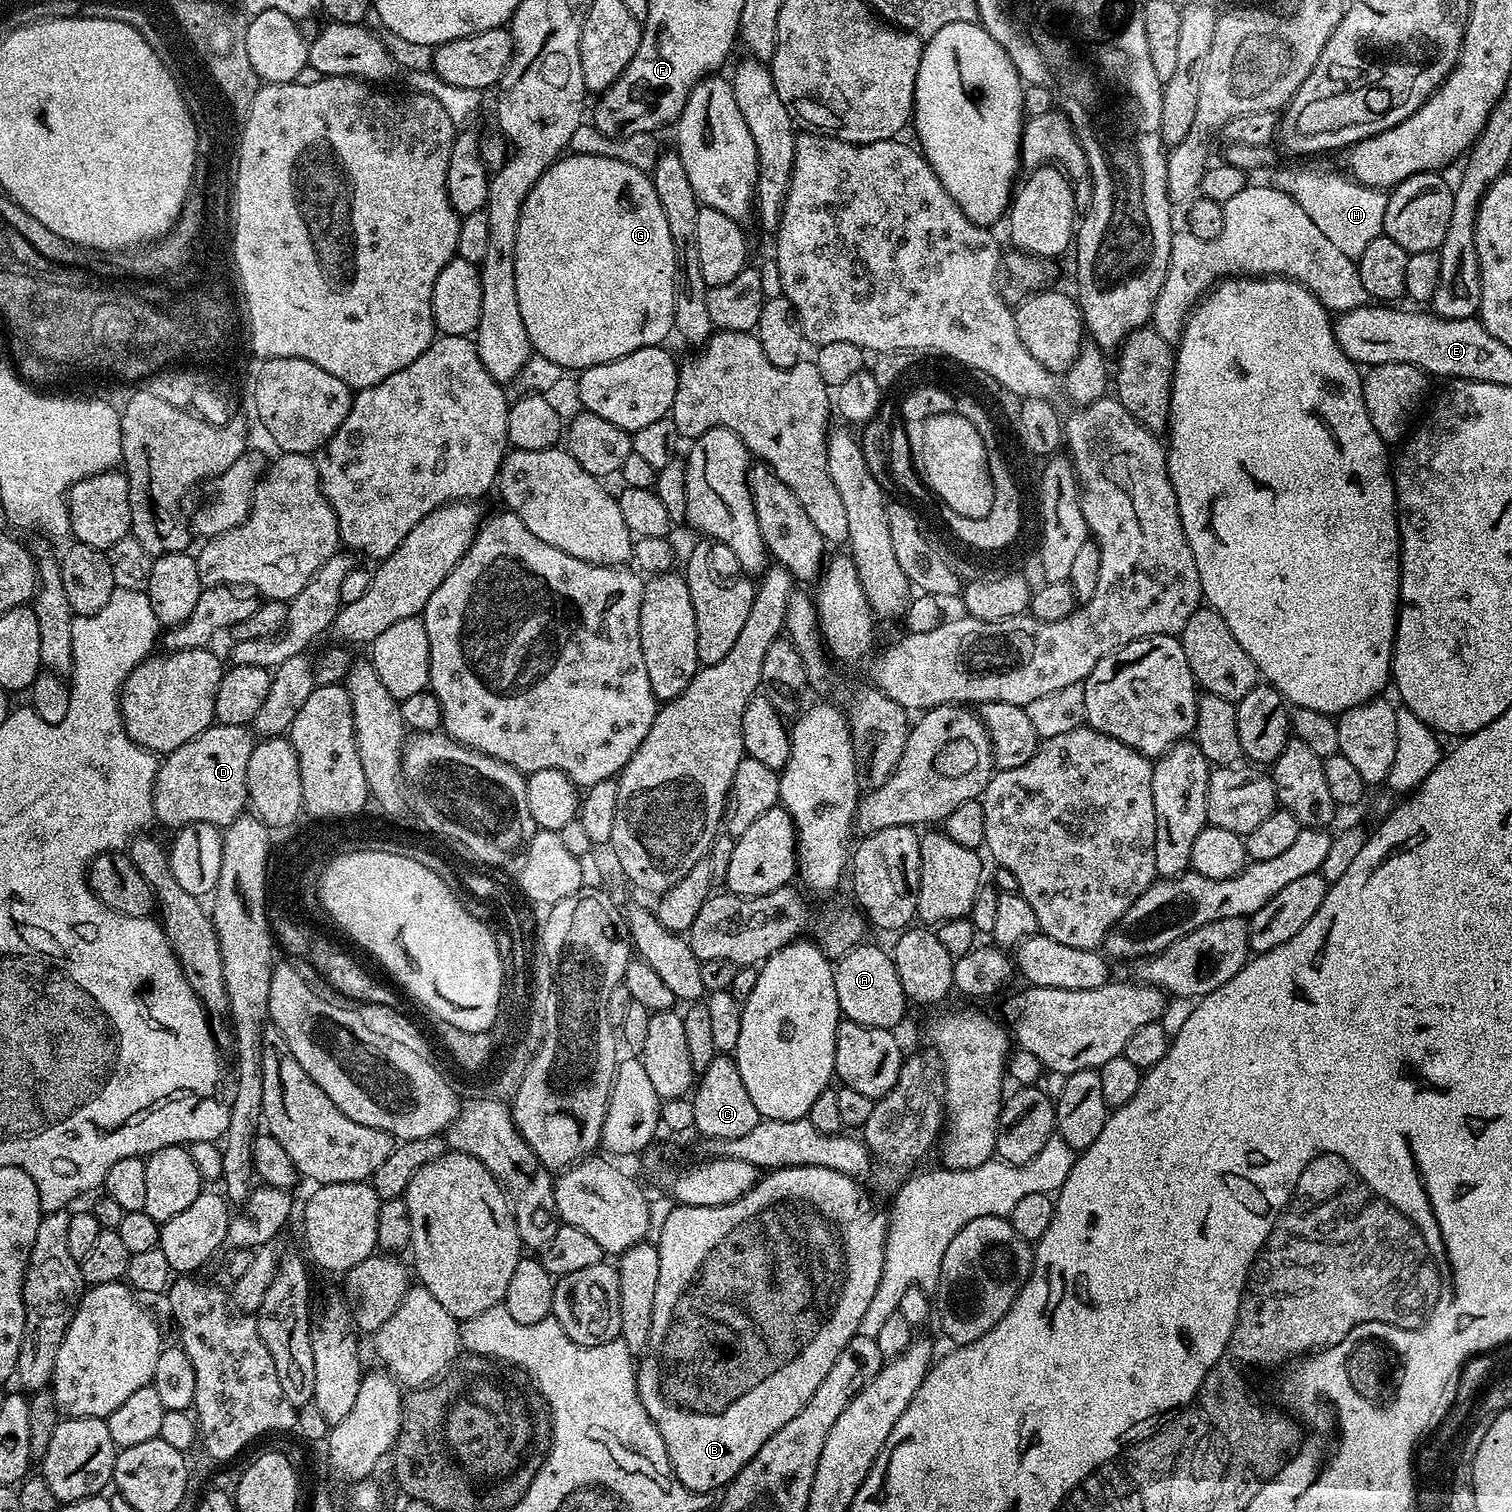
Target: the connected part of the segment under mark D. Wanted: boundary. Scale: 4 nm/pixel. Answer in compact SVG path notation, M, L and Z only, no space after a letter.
M216 722L190 742L178 746L178 750L167 753L157 767L156 782L152 785L155 819L169 824L172 830L194 822L217 826L234 823L249 803L246 768L253 745L253 733L245 725Z

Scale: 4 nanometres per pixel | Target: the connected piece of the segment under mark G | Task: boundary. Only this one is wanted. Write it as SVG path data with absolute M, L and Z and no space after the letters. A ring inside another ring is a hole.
M564 154L546 169L542 178L534 182L520 211L514 242L514 270L514 286L518 290L518 314L522 314L522 322L526 326L526 334L530 338L535 355L550 358L550 362L558 362L558 366L565 370L583 370L617 360L639 348L663 345L668 331L671 333L676 323L674 238L670 238L670 225L666 222L666 213L662 211L662 202L658 202L658 190L654 190L649 173L618 158L594 154Z

